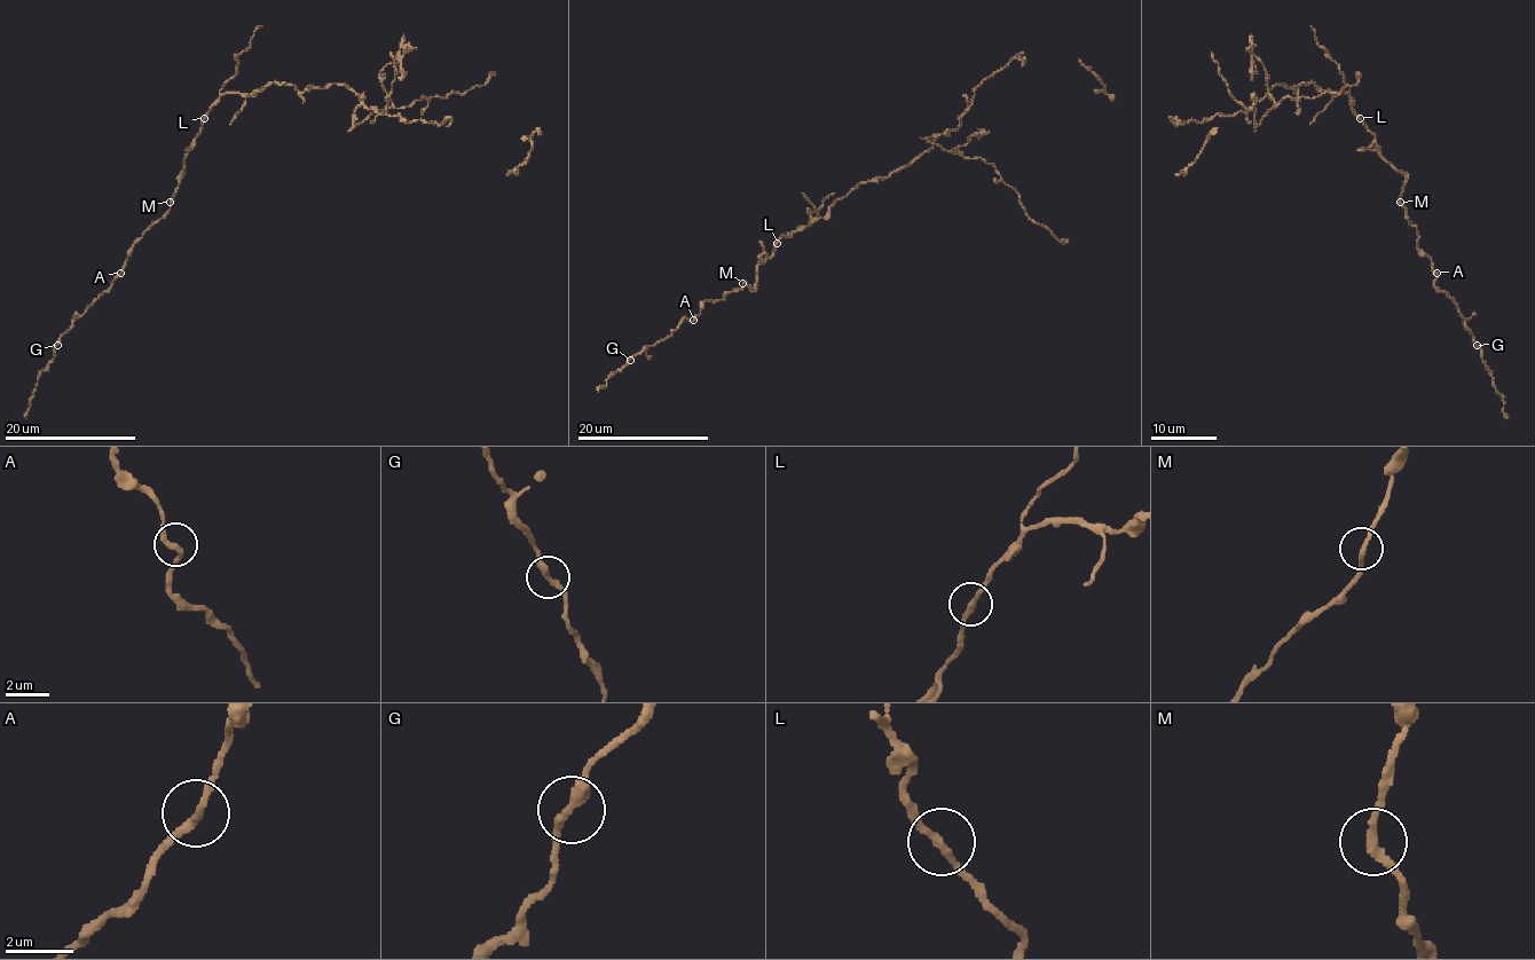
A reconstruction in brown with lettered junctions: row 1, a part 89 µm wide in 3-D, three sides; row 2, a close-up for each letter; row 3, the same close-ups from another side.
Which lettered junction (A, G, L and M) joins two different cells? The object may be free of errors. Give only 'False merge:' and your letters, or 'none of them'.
False merge: L

